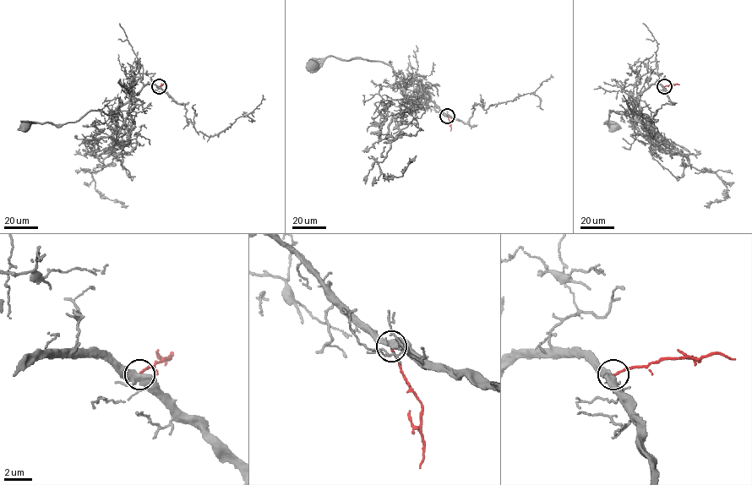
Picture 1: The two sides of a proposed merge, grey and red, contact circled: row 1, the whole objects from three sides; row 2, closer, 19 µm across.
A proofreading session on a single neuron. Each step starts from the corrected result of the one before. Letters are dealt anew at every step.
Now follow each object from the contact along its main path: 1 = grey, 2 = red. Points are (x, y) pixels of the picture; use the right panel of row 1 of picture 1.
1: (664, 86), (645, 88), (633, 100), (634, 113), (610, 111), (609, 124), (604, 123), (614, 122), (614, 128)
2: (664, 86), (679, 84)

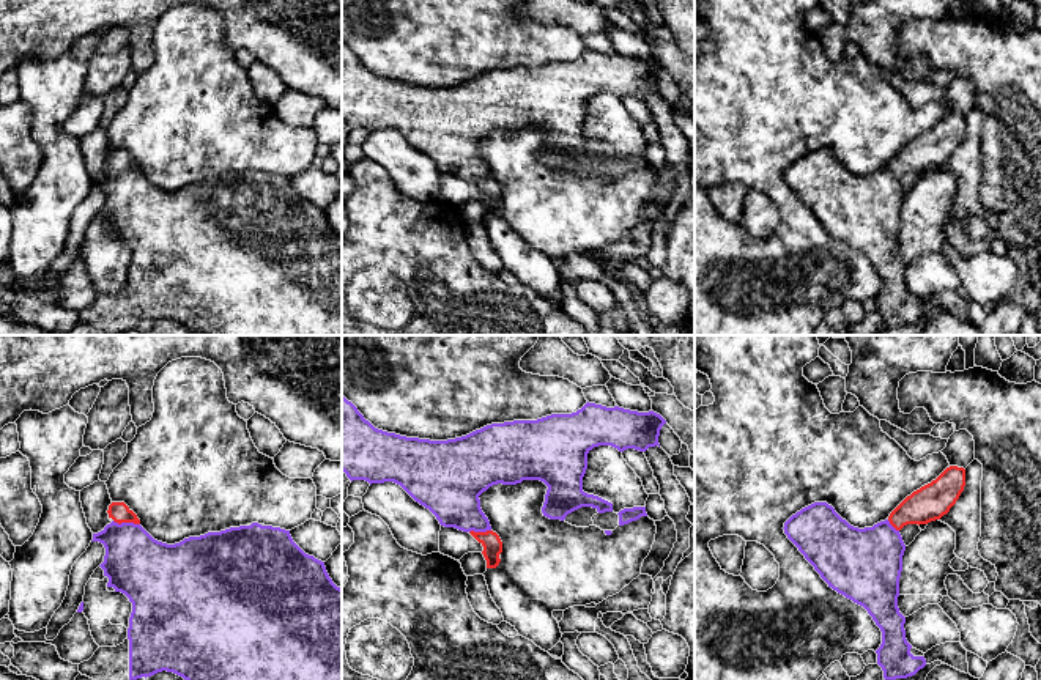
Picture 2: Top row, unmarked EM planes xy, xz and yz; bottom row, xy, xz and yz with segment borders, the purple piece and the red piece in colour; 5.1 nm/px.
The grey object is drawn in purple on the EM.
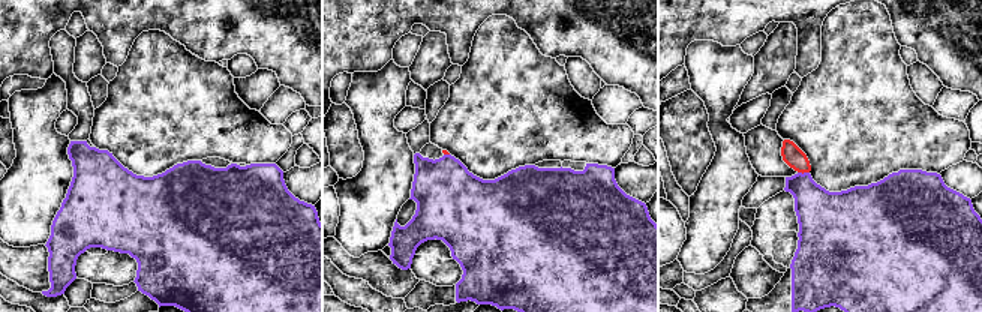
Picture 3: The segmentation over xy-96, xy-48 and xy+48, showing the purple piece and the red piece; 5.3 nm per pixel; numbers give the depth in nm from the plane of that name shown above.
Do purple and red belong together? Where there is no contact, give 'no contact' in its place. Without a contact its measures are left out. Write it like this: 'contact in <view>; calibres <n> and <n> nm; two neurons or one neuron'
contact in xy; calibres 320 and 100 nm; one neuron

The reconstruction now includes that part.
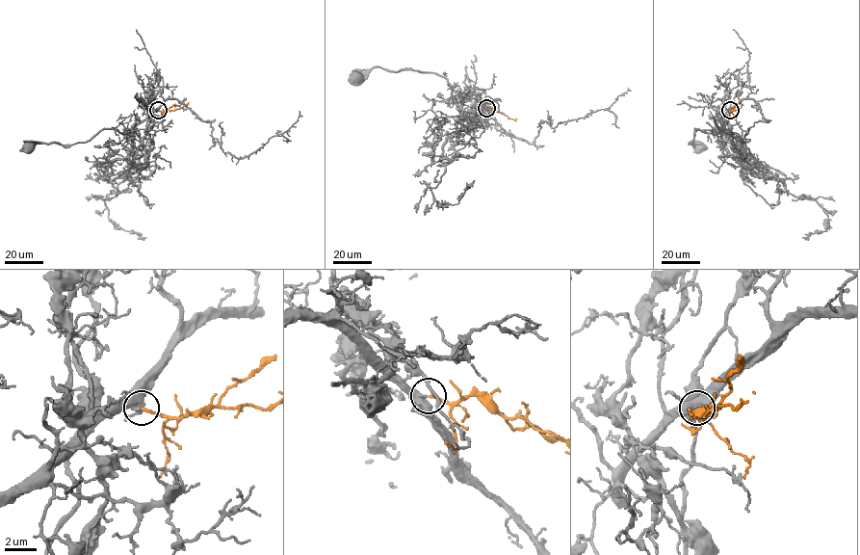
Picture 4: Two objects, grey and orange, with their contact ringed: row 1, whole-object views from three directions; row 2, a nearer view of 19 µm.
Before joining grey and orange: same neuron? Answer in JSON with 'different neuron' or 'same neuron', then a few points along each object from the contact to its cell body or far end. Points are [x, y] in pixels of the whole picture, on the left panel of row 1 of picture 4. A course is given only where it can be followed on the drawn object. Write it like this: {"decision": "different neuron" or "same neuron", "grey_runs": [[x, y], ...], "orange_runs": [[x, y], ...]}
{"decision": "same neuron", "grey_runs": [[158, 110], [123, 133], [105, 129], [85, 142], [70, 145], [36, 143], [28, 150], [28, 148]], "orange_runs": [[158, 110], [179, 109], [189, 102]]}

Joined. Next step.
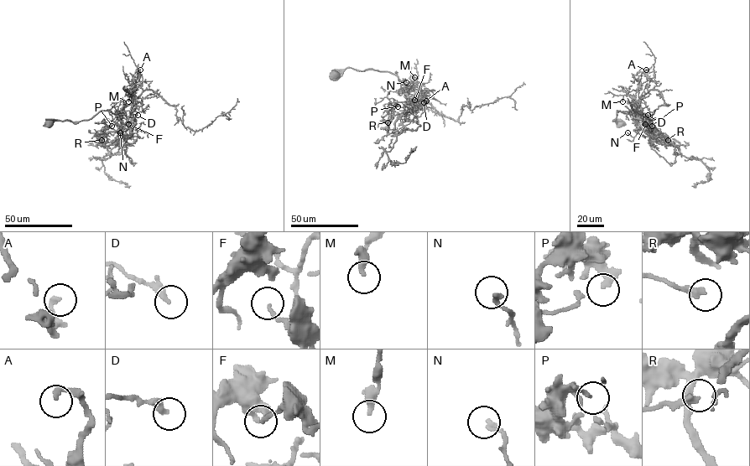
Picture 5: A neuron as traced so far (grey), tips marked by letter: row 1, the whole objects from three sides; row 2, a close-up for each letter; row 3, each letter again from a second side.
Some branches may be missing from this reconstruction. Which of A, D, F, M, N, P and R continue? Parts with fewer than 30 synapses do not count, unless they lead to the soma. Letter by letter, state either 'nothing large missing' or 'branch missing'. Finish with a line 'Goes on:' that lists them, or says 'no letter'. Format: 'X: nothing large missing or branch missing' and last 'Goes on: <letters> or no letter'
A: nothing large missing
D: nothing large missing
F: nothing large missing
M: nothing large missing
N: nothing large missing
P: nothing large missing
R: nothing large missing
Goes on: no letter

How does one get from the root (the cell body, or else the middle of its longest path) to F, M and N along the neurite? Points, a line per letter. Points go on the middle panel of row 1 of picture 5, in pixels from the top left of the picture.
F: (335, 75), (340, 75), (349, 67), (390, 72), (399, 80), (405, 97), (415, 103), (418, 108), (414, 100)
M: (335, 75), (349, 67), (390, 72), (406, 92), (418, 87), (414, 77)
N: (335, 75), (340, 75), (349, 67), (390, 72), (398, 76), (401, 90), (408, 92), (406, 82)

